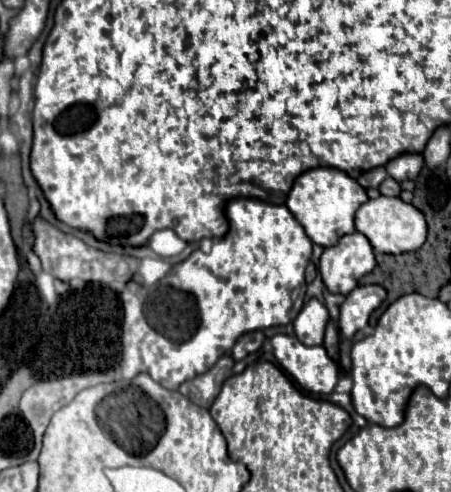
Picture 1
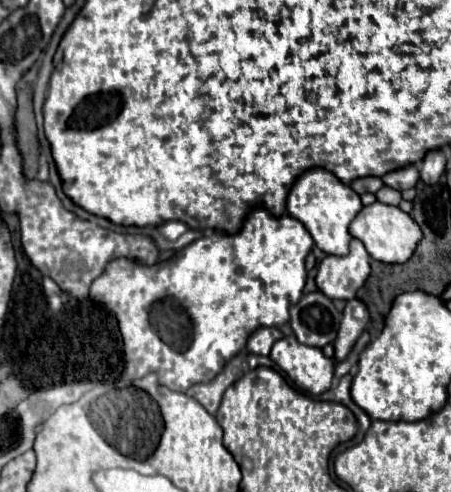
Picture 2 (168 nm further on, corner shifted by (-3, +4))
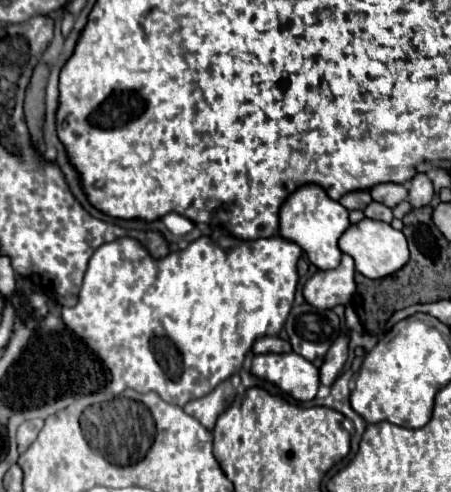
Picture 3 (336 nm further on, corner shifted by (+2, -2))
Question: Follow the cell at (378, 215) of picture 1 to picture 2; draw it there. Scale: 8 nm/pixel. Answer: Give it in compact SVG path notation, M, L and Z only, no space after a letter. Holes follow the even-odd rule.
M378 201L364 207L354 217L354 221L348 227L348 233L354 239L364 243L364 247L372 259L382 261L382 263L406 263L412 257L418 241L422 239L422 231L418 229L418 225L412 221L412 217L408 213L404 213L392 205L382 205Z

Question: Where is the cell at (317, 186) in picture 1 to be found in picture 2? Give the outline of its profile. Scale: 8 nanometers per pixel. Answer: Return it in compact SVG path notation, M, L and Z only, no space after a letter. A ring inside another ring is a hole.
M308 169L294 183L288 195L286 209L290 217L298 219L308 229L318 249L322 249L326 255L346 255L348 243L352 239L348 233L348 225L362 209L362 203L360 197L348 185L342 185L342 181L338 181L338 177L334 177L330 171Z

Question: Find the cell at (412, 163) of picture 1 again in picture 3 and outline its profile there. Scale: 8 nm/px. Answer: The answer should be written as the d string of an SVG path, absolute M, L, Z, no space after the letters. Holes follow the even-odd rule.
M379 183L369 193L371 193L371 197L375 201L379 201L379 203L383 203L387 207L395 207L397 203L405 201L407 195L409 195L407 187L401 185L401 183Z

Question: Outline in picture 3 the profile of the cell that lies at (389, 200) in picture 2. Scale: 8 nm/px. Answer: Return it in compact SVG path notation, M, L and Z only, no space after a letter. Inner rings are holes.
M373 201L373 203L369 203L369 205L365 207L365 217L371 217L371 219L377 219L377 221L387 221L387 223L391 223L393 211L391 211L389 207L385 207L383 203Z

